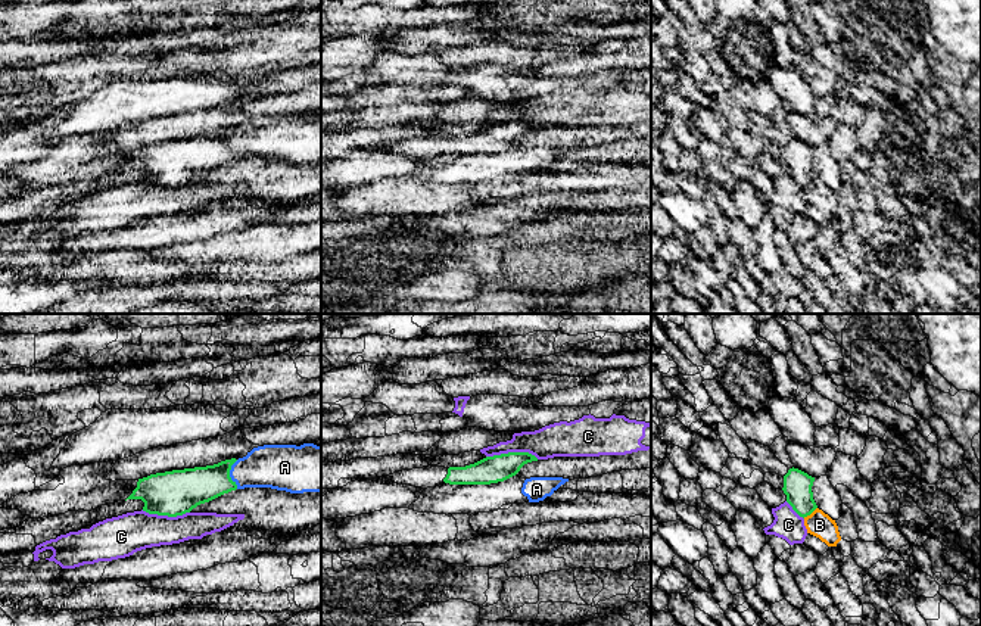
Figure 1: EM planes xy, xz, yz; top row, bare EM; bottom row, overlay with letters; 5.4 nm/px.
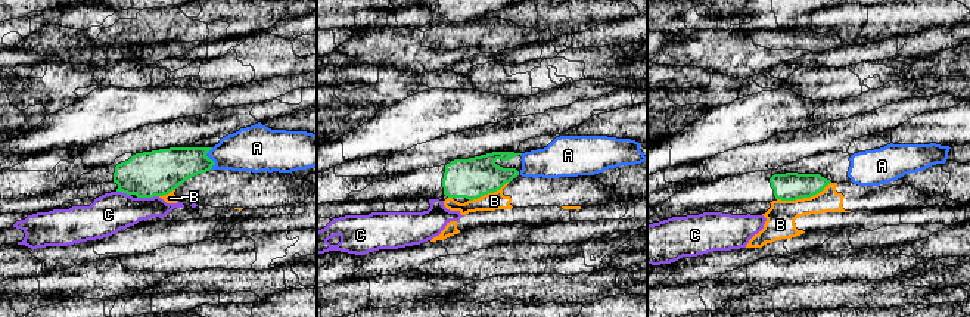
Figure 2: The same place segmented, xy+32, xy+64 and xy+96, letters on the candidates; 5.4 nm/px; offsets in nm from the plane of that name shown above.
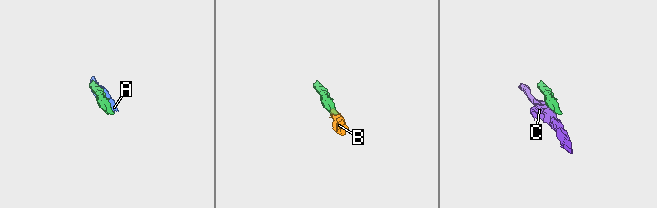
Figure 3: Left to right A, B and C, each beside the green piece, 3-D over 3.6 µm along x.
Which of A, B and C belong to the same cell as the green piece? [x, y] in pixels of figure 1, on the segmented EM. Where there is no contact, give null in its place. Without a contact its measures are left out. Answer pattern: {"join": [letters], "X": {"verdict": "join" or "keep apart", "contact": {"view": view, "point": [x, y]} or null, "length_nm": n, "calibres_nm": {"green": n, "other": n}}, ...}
{"join": [], "A": {"verdict": "keep apart", "contact": {"view": "xy", "point": [229, 475]}, "length_nm": 160, "calibres_nm": {"green": 220, "other": 240}}, "B": {"verdict": "keep apart", "contact": {"view": "yz", "point": [809, 514]}, "length_nm": 100, "calibres_nm": {"green": 160, "other": 140}}, "C": {"verdict": "keep apart", "contact": {"view": "xz", "point": [513, 452]}, "length_nm": 280, "calibres_nm": {"green": 150, "other": 180}}}

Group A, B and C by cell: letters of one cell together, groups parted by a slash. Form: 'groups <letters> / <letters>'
groups A / B / C

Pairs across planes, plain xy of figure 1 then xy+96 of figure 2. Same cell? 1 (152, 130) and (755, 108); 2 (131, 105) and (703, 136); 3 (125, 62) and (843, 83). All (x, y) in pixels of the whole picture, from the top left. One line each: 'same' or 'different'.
1: different
2: same
3: same

